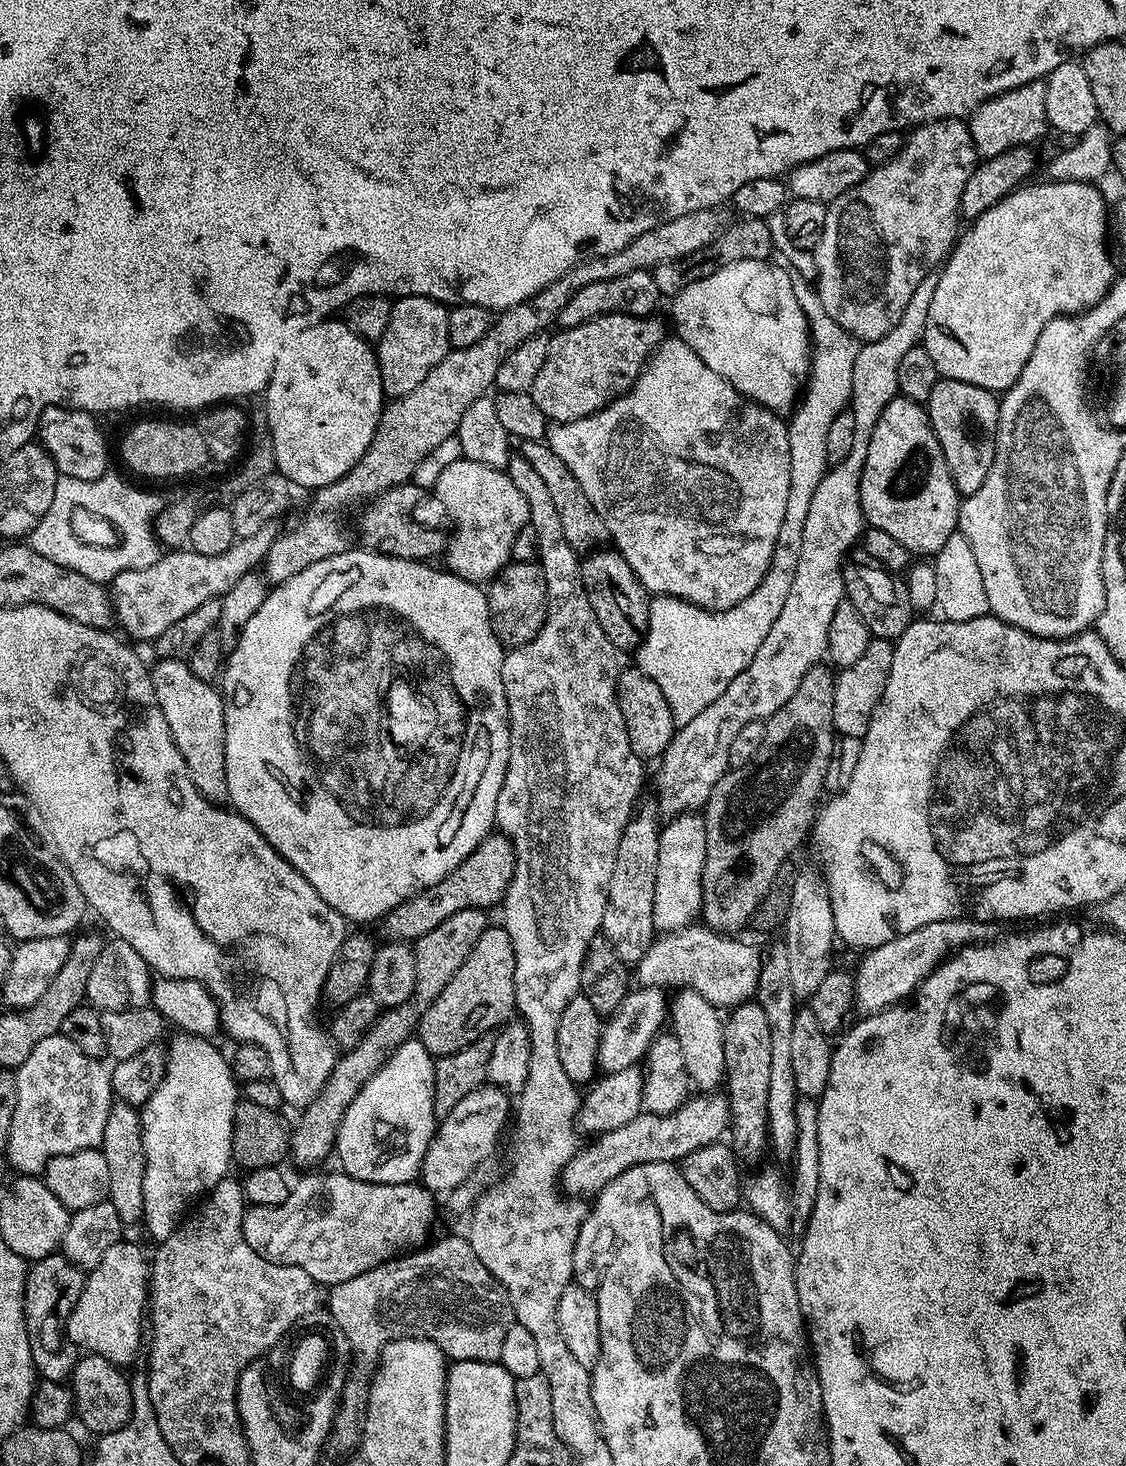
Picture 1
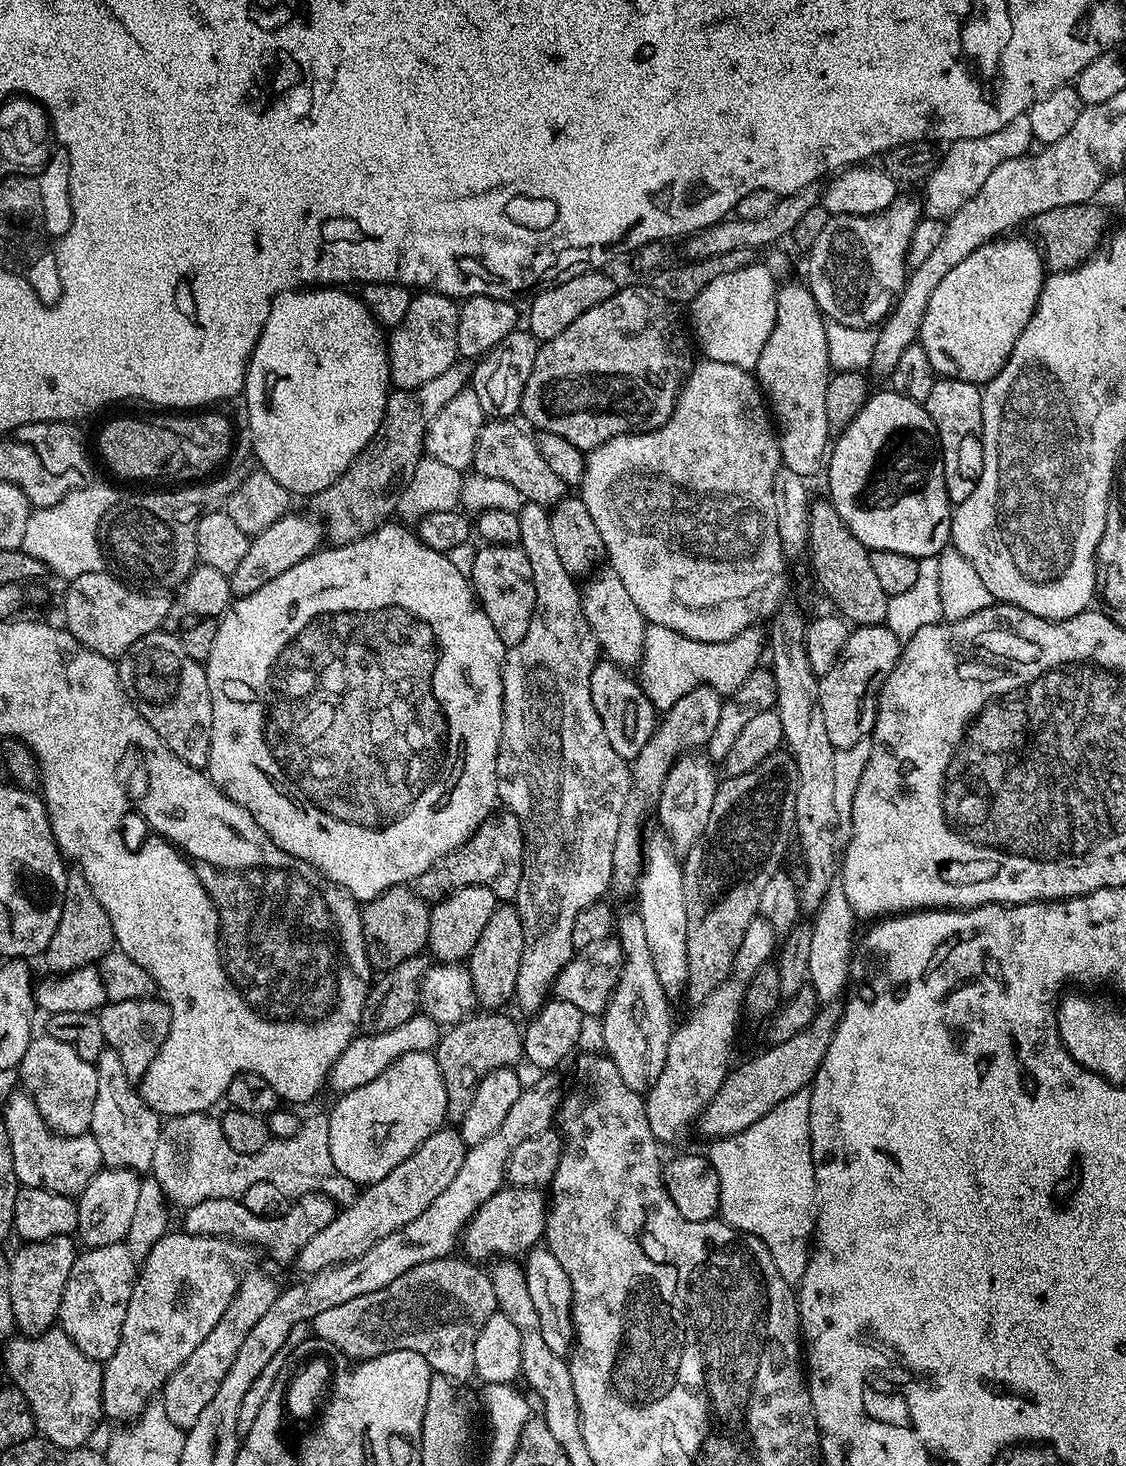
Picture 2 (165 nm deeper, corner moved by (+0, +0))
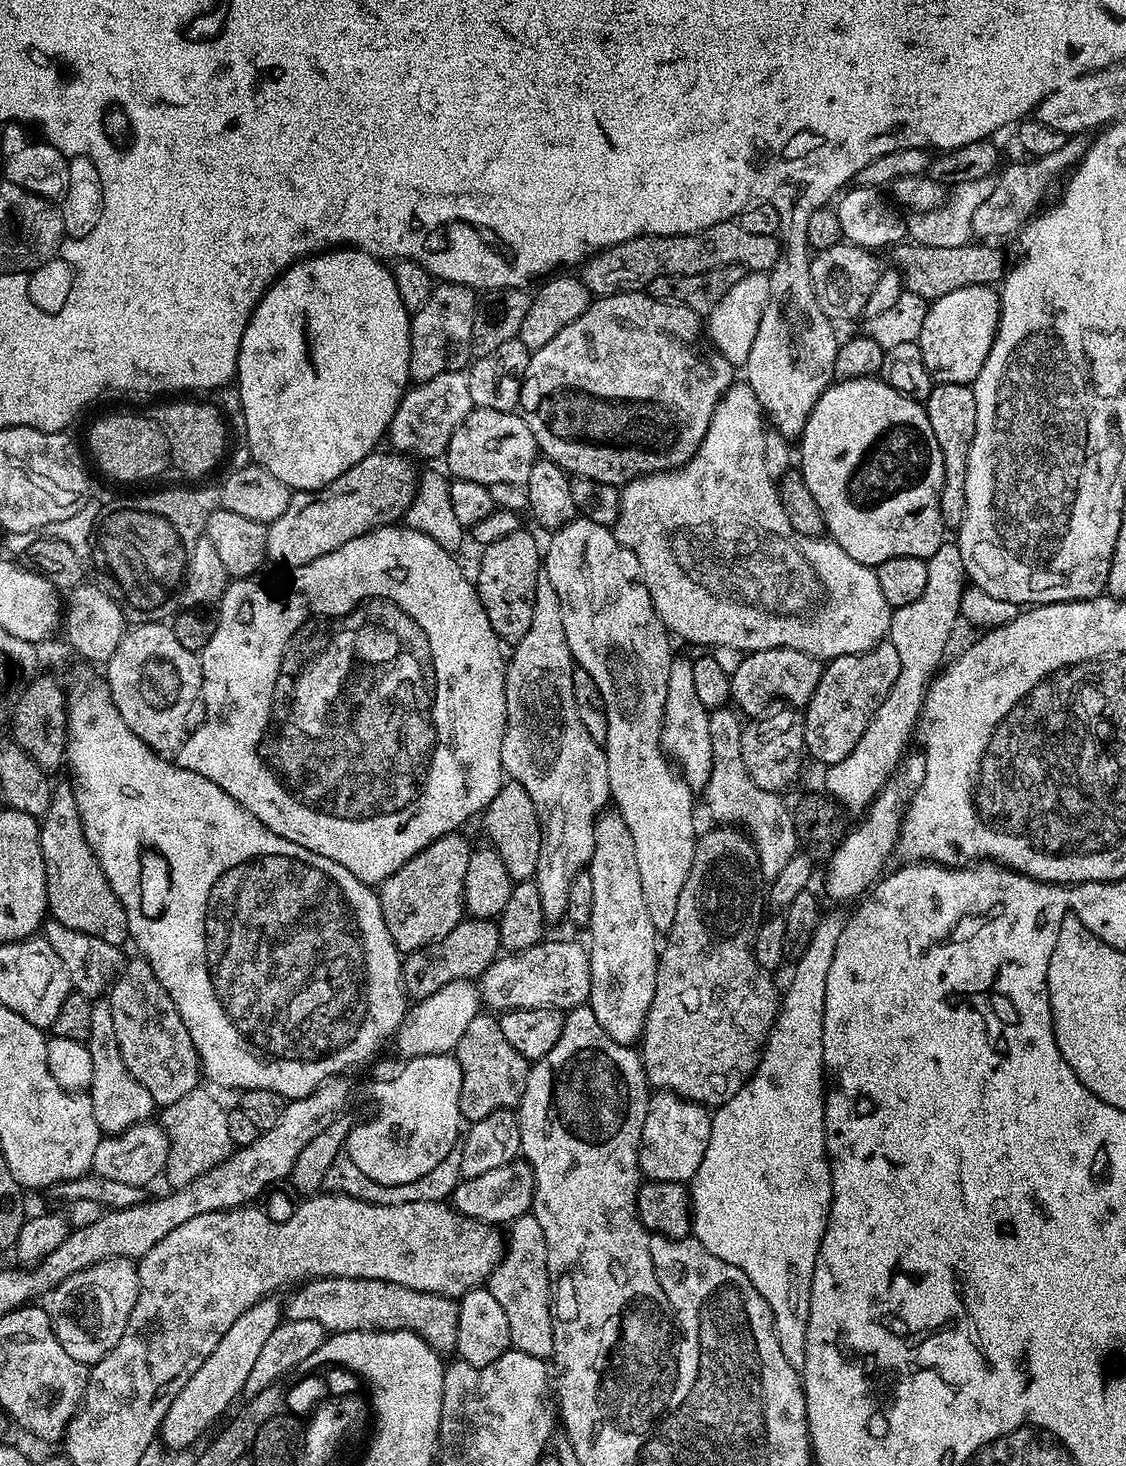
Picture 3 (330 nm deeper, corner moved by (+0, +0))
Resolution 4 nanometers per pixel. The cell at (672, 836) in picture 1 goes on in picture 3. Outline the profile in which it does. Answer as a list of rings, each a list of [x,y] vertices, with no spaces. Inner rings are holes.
[[[673,659],[670,666],[670,682],[666,686],[666,710],[662,726],[662,746],[674,761],[684,781],[694,790],[702,790],[710,778],[712,751],[710,750],[709,709],[702,706],[698,690],[694,690],[694,670],[692,660]]]

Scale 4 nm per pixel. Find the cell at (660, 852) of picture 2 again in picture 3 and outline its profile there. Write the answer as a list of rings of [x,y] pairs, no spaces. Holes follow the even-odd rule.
[[[577,518],[555,529],[551,536],[552,541],[542,552],[542,570],[550,578],[550,586],[554,586],[554,594],[558,594],[562,630],[572,651],[572,659],[590,674],[590,678],[594,678],[604,703],[606,738],[602,747],[610,774],[610,800],[626,826],[630,826],[646,911],[657,933],[664,934],[678,911],[678,894],[682,894],[682,886],[686,886],[698,839],[696,820],[692,817],[694,789],[674,767],[660,741],[666,710],[666,686],[670,682],[670,666],[674,659],[673,641],[656,613],[648,587],[644,585],[638,558],[618,542],[612,528]]]

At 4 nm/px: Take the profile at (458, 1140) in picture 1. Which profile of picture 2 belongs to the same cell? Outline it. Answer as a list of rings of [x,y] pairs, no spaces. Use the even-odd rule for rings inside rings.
[[[445,1126],[426,1138],[426,1142],[422,1142],[422,1146],[418,1146],[418,1150],[406,1158],[406,1162],[394,1166],[386,1178],[367,1185],[353,1204],[341,1207],[335,1218],[322,1230],[318,1230],[318,1234],[314,1234],[306,1246],[302,1246],[298,1265],[304,1274],[315,1274],[358,1258],[366,1254],[370,1246],[382,1242],[382,1238],[414,1222],[414,1218],[418,1218],[418,1214],[422,1214],[422,1210],[426,1210],[426,1206],[430,1206],[430,1202],[434,1202],[434,1198],[438,1198],[438,1194],[450,1186],[464,1161],[464,1139],[459,1131],[452,1129],[451,1132],[450,1128]]]

